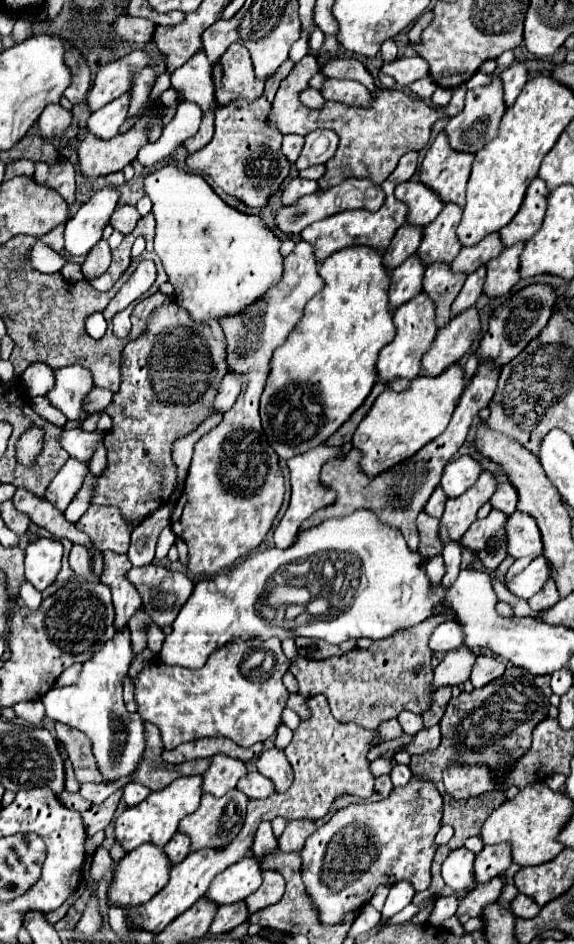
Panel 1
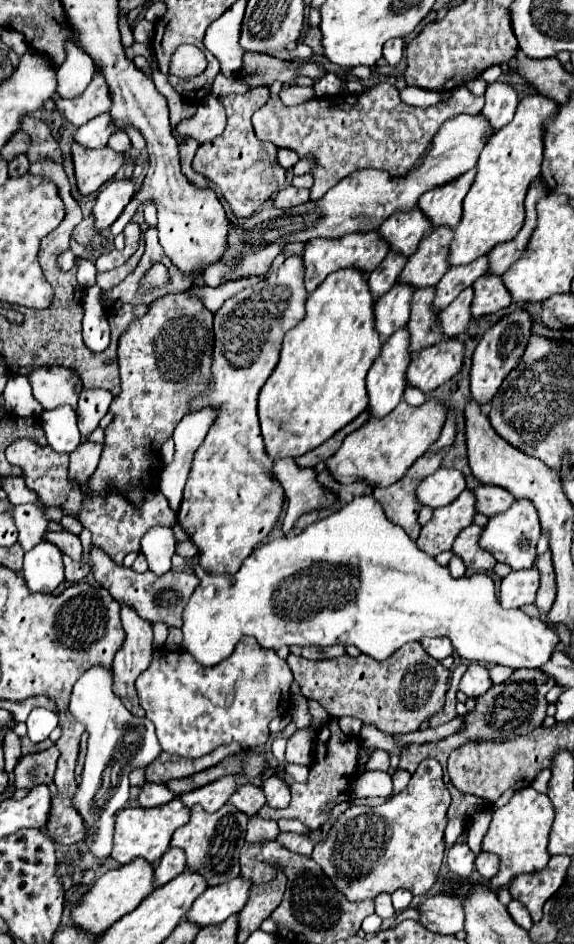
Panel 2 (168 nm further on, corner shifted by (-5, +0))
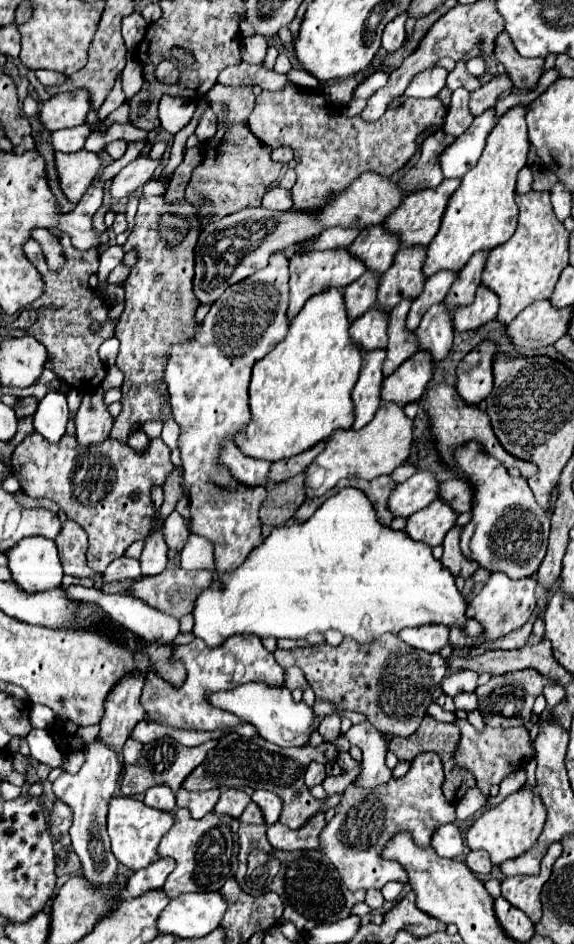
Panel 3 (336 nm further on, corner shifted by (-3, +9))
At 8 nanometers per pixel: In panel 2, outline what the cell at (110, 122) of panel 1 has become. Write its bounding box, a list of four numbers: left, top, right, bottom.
[75,113,113,149]

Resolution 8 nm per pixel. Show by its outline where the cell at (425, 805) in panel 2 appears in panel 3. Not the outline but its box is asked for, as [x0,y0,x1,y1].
[319,752,455,890]

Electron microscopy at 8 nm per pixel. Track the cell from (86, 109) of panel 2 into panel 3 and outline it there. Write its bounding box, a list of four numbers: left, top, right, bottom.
[39,88,91,130]

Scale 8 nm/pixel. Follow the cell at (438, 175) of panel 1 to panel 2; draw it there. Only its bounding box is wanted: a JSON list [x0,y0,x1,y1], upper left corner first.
[417,169,475,227]

